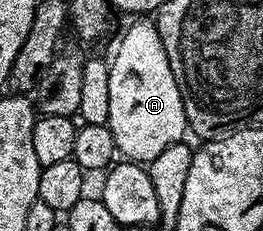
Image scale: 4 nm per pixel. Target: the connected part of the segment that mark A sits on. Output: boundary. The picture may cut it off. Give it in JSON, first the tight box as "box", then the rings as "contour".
{"box":[107,20,186,164],"contour":[[[133,20],[125,30],[109,62],[109,103],[107,112],[109,130],[117,141],[116,153],[122,159],[148,164],[171,144],[186,137],[185,109],[175,72],[167,60],[163,40],[157,31],[156,21]]]}

